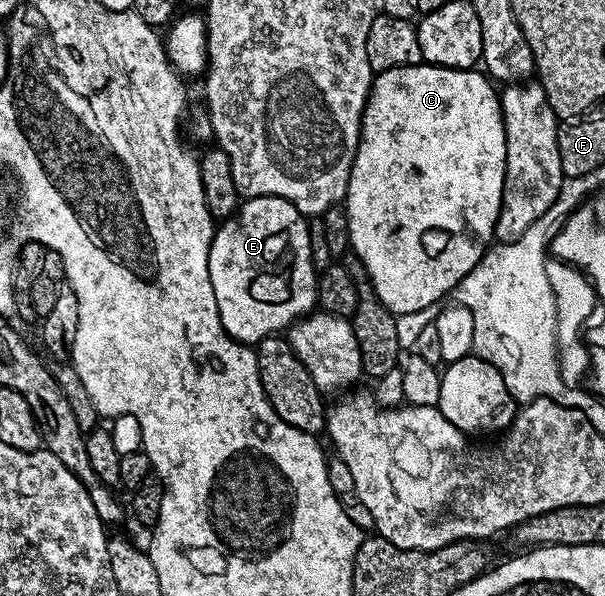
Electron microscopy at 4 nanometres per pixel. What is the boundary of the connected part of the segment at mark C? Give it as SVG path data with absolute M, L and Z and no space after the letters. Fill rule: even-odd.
M414 64L378 73L372 79L371 92L363 107L363 122L359 126L359 145L353 158L351 177L347 183L345 207L351 235L350 251L358 256L371 280L377 298L396 316L413 314L417 310L435 308L442 296L450 297L455 287L477 266L495 240L495 223L503 205L503 179L505 178L505 130L501 96L496 85L482 71L466 68L440 68L437 64Z

